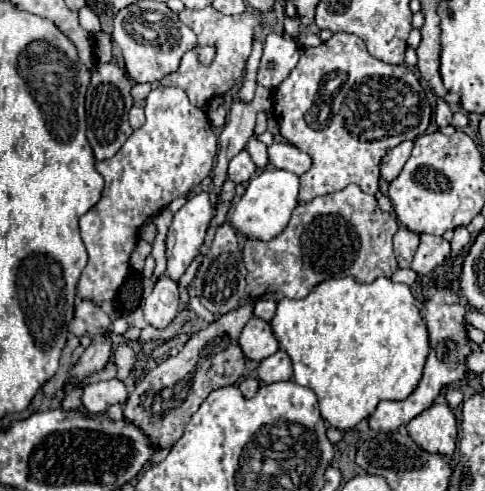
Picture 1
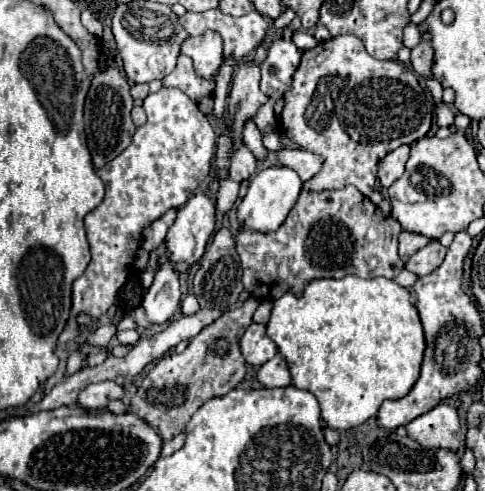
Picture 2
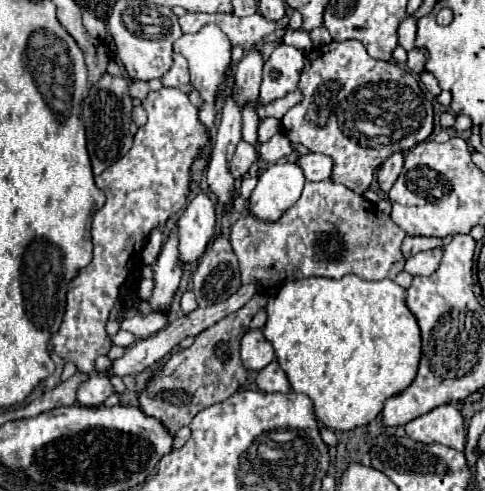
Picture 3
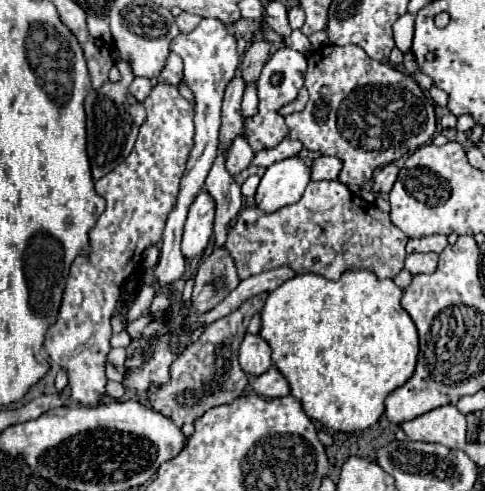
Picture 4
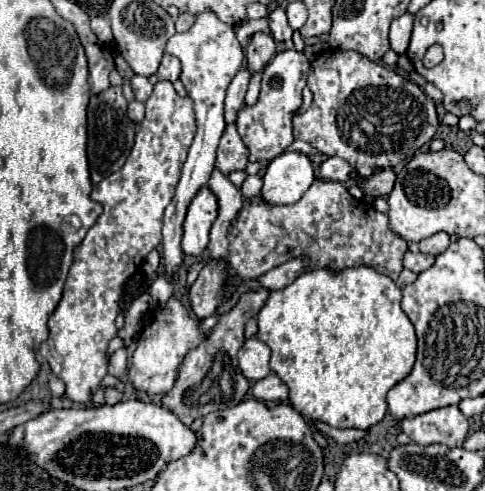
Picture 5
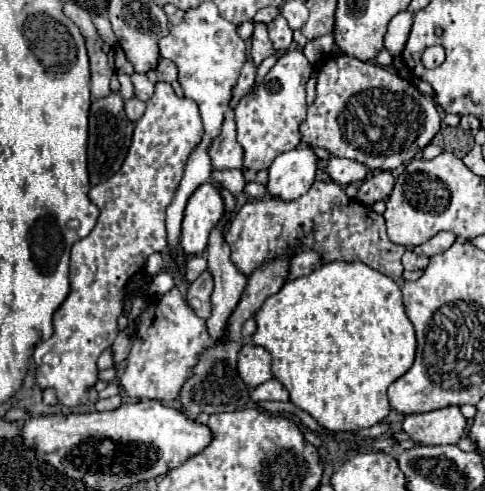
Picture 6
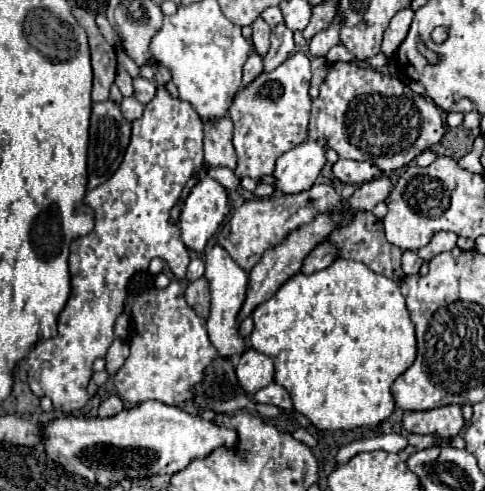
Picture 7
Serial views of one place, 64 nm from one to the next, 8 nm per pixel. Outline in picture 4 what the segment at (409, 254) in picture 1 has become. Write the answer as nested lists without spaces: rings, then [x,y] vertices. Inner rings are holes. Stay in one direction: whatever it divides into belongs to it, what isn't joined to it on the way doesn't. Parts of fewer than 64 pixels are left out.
[[[434,234],[434,236],[426,236],[426,238],[416,238],[416,240],[408,240],[406,244],[406,254],[412,254],[412,252],[442,252],[446,248],[448,240],[446,236],[440,236],[440,234]]]

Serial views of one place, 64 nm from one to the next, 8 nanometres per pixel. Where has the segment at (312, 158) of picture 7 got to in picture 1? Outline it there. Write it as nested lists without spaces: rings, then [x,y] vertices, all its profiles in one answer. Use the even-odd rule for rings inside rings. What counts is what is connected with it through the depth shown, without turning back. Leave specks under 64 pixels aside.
[[[266,168],[250,180],[244,196],[240,198],[238,206],[234,208],[232,226],[238,228],[238,232],[242,232],[246,238],[268,242],[268,240],[276,238],[288,226],[292,210],[298,204],[296,198],[298,198],[298,176],[288,170]]]

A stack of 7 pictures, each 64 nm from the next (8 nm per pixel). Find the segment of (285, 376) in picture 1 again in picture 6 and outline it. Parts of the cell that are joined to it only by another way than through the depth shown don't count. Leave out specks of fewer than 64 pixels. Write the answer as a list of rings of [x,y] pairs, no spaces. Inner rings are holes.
[[[270,378],[268,382],[256,386],[256,388],[250,392],[250,398],[252,398],[254,402],[264,402],[264,400],[288,402],[288,390],[286,390],[276,378]]]

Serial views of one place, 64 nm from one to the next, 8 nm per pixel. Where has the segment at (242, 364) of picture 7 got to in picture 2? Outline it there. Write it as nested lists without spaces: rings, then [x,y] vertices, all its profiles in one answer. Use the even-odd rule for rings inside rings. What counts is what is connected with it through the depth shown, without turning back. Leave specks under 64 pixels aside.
[[[252,322],[246,328],[246,332],[240,340],[240,348],[242,348],[246,362],[254,364],[254,366],[262,366],[264,362],[268,362],[270,358],[274,358],[278,354],[276,344],[266,334],[266,326],[256,324],[256,322]]]

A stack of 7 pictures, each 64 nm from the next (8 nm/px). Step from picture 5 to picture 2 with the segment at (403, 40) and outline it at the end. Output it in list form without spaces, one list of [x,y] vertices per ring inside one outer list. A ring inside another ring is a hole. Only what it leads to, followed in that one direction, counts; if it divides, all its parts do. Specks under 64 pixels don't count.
[[[408,24],[404,28],[404,46],[406,48],[414,48],[420,42],[420,30],[416,24]]]

